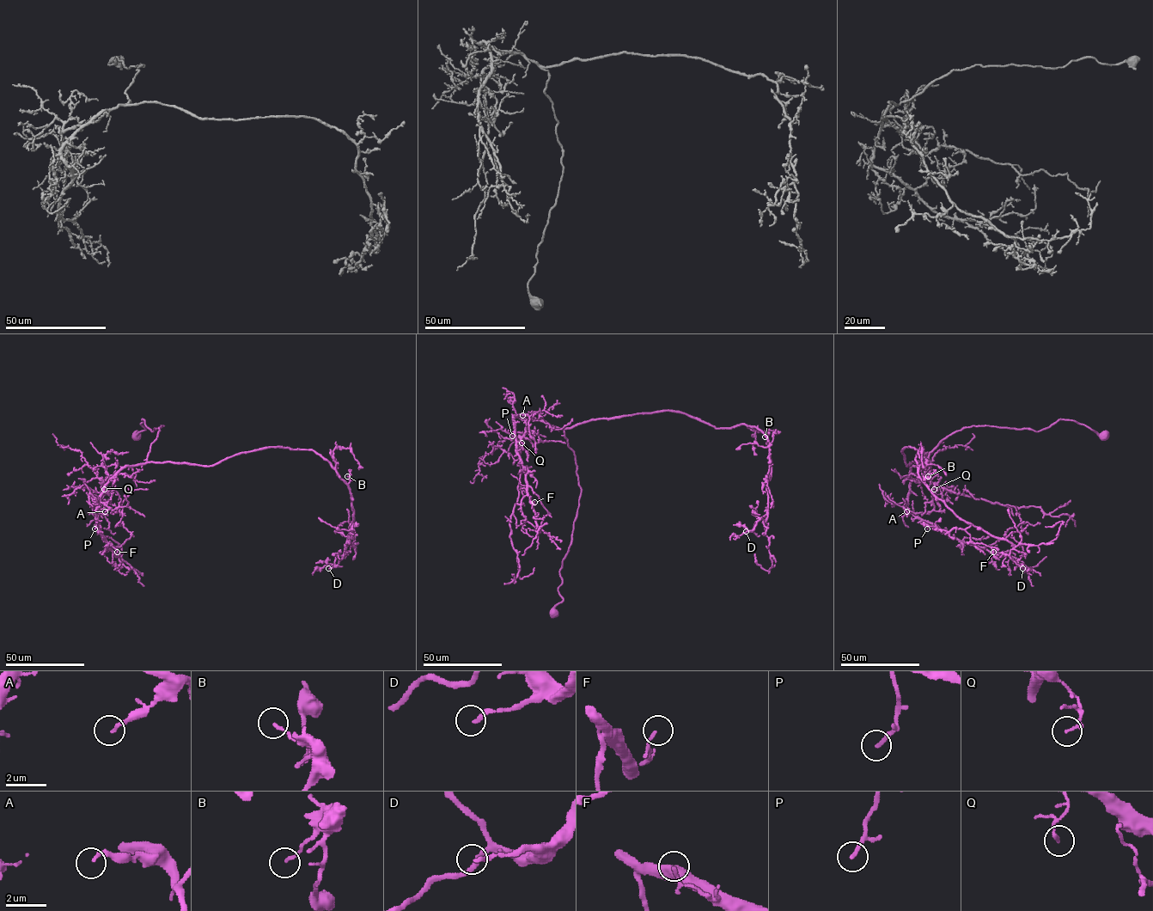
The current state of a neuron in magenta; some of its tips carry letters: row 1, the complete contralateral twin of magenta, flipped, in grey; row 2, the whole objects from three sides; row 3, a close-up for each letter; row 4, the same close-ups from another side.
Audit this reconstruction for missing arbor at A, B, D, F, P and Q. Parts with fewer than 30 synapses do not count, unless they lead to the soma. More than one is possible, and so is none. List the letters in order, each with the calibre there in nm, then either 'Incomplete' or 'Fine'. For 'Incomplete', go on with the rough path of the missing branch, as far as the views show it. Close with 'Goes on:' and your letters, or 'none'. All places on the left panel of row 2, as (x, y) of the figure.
A: Thickness 170 nm. Incomplete. Course of what is missing: (105, 511), (100, 515), (99, 523), (99, 514), (95, 510)
B: Thickness 130 nm. Fine
D: Thickness 200 nm. Fine
F: Thickness 90 nm. Fine
P: Thickness 190 nm. Incomplete. Course of what is missing: (94, 528), (91, 536), (89, 532), (92, 525)
Q: Thickness 150 nm. Fine
Goes on: A, P

